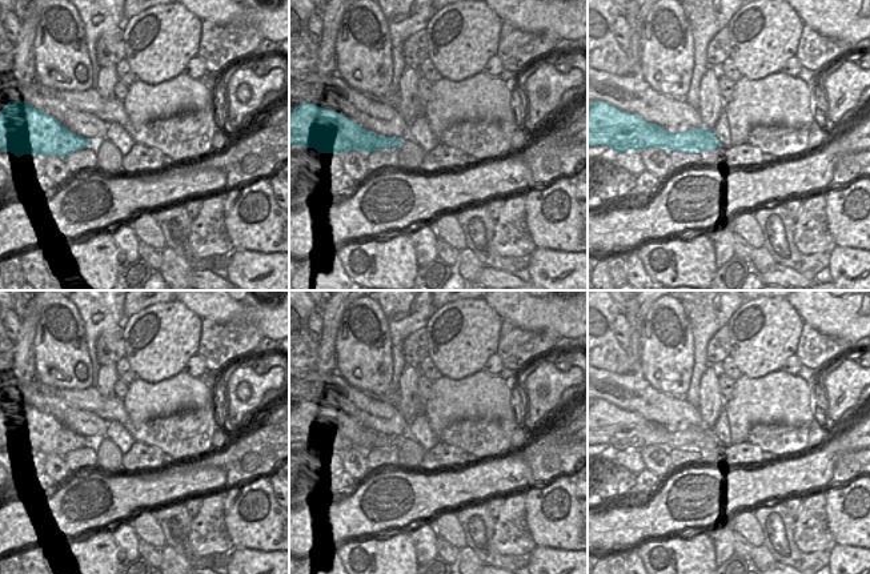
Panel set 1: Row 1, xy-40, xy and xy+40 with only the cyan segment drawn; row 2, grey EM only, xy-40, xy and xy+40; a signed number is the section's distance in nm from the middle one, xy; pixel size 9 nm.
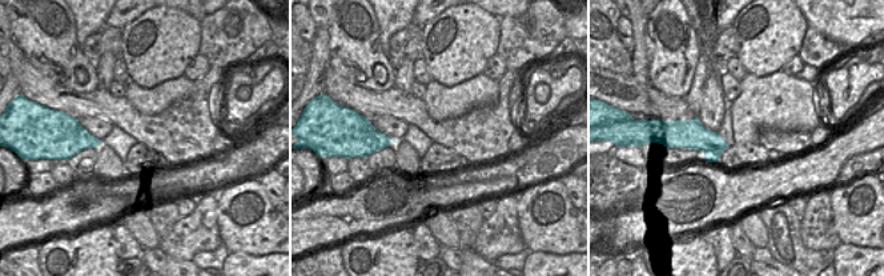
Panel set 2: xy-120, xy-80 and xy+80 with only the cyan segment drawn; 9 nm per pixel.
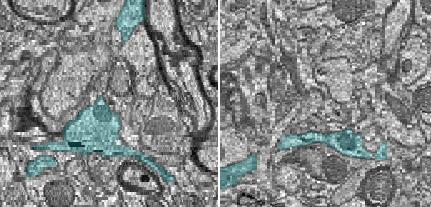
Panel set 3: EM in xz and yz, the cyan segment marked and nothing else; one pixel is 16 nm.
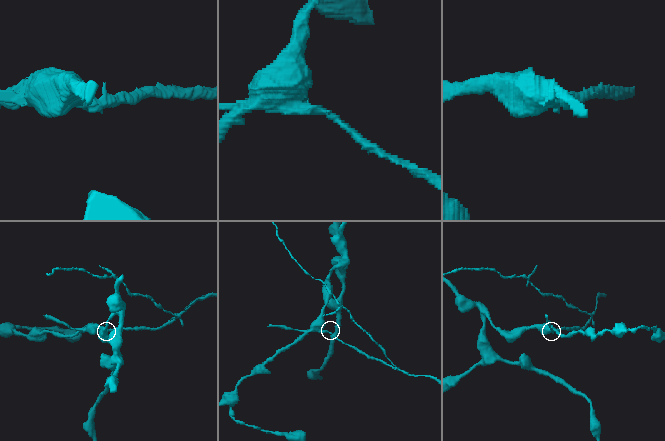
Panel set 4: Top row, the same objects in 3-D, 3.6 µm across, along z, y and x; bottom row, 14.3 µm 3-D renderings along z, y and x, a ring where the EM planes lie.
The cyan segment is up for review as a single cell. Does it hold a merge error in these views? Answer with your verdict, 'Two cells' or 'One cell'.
Two cells

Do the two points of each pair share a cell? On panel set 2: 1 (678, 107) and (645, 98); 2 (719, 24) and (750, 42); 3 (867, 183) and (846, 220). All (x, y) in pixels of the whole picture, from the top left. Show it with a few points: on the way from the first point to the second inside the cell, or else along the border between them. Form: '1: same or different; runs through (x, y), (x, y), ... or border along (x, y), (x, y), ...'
1: same; runs through (670, 107), (653, 106)
2: different; border along (738, 14), (730, 26)
3: same; runs through (864, 192), (855, 211)

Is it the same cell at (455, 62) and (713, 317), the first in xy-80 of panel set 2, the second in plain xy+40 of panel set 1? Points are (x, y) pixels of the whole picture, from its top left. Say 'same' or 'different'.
different

